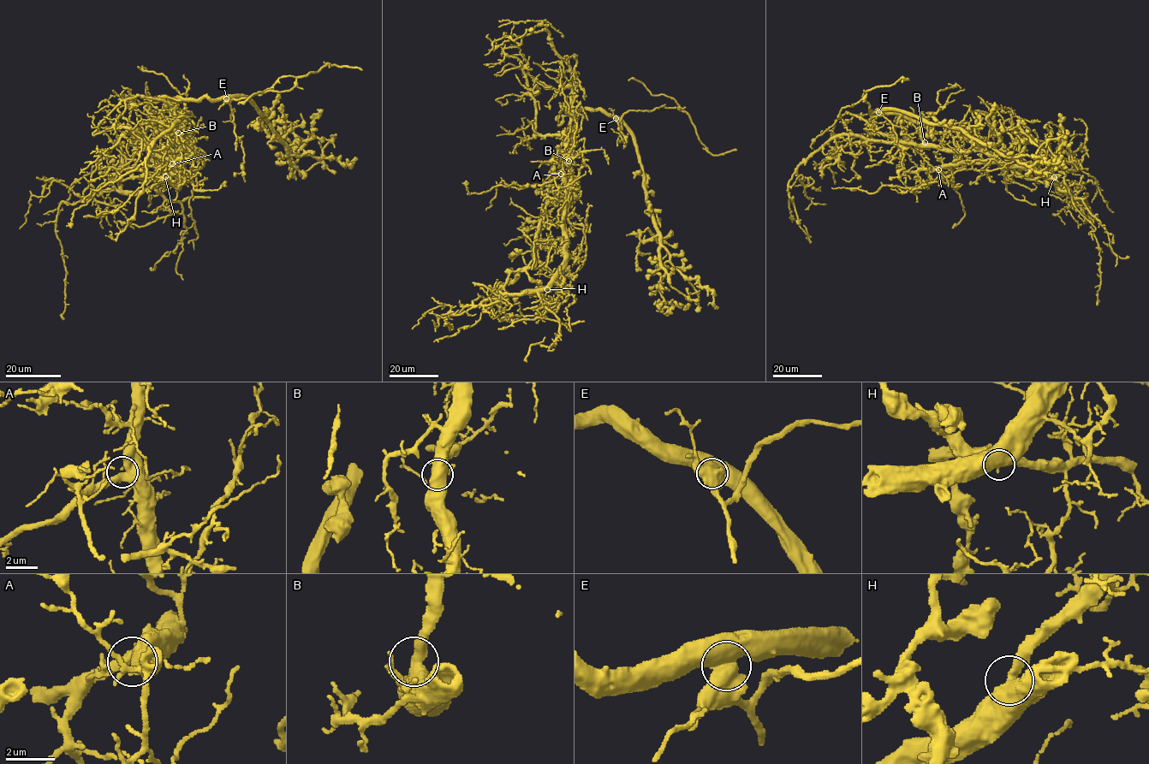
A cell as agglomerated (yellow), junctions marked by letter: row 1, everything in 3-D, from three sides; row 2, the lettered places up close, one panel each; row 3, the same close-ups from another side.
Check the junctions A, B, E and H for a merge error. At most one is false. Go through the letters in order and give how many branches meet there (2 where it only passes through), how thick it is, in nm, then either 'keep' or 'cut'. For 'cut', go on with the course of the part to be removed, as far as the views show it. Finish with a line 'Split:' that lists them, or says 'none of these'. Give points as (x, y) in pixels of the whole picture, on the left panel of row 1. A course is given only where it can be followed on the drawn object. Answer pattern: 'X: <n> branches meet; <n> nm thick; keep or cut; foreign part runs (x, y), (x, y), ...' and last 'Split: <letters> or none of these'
A: 2 branches meet; 500 nm thick; keep
B: 2 branches meet; 550 nm thick; keep
E: 2 branches meet; 800 nm thick; cut; foreign part runs (227, 98), (229, 103), (260, 94), (282, 77), (305, 76), (315, 73), (326, 64), (361, 69)
H: 2 branches meet; 600 nm thick; keep
Split: E

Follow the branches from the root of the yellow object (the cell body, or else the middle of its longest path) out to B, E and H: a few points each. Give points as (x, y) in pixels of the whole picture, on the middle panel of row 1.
B: (573, 141), (575, 145), (568, 161)
E: (573, 141), (574, 134), (565, 138), (564, 133), (568, 123), (580, 110), (601, 109), (616, 118)
H: (573, 141), (575, 143), (569, 158), (570, 186), (564, 220), (564, 268), (547, 289)

